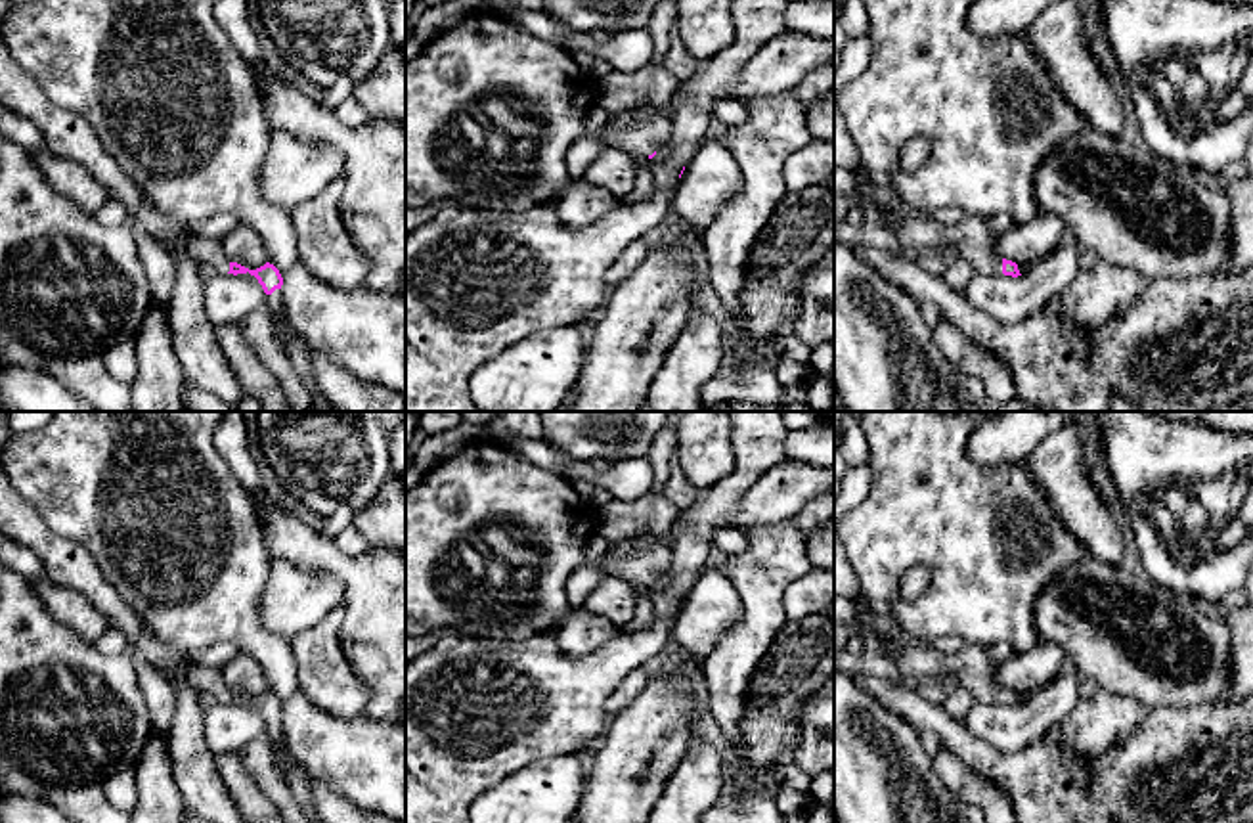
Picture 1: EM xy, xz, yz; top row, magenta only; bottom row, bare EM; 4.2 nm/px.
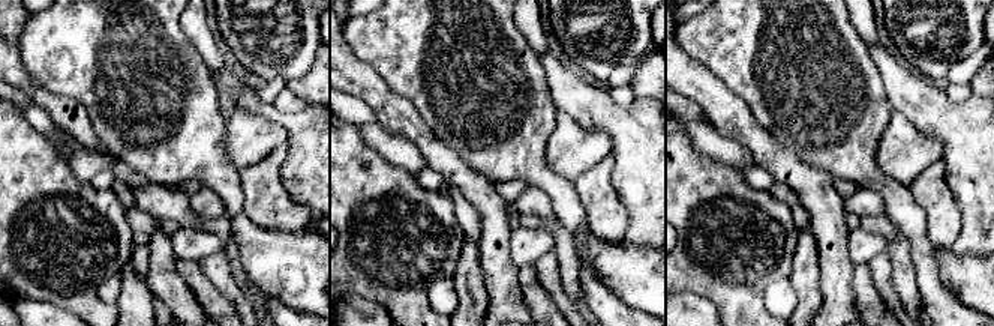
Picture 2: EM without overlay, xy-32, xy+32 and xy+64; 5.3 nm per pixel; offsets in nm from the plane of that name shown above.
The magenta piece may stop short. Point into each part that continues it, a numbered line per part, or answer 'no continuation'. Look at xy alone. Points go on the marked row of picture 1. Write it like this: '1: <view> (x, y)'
1: xy (209, 251)
2: xy (276, 303)

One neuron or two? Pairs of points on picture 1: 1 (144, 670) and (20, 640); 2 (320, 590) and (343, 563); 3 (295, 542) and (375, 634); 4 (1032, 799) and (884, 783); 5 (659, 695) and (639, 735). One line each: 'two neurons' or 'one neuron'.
1: two neurons
2: two neurons
3: one neuron
4: two neurons
5: one neuron

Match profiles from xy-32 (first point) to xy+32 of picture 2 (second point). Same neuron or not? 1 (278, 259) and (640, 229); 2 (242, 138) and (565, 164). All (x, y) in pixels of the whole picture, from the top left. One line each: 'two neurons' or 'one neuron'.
1: two neurons
2: one neuron

